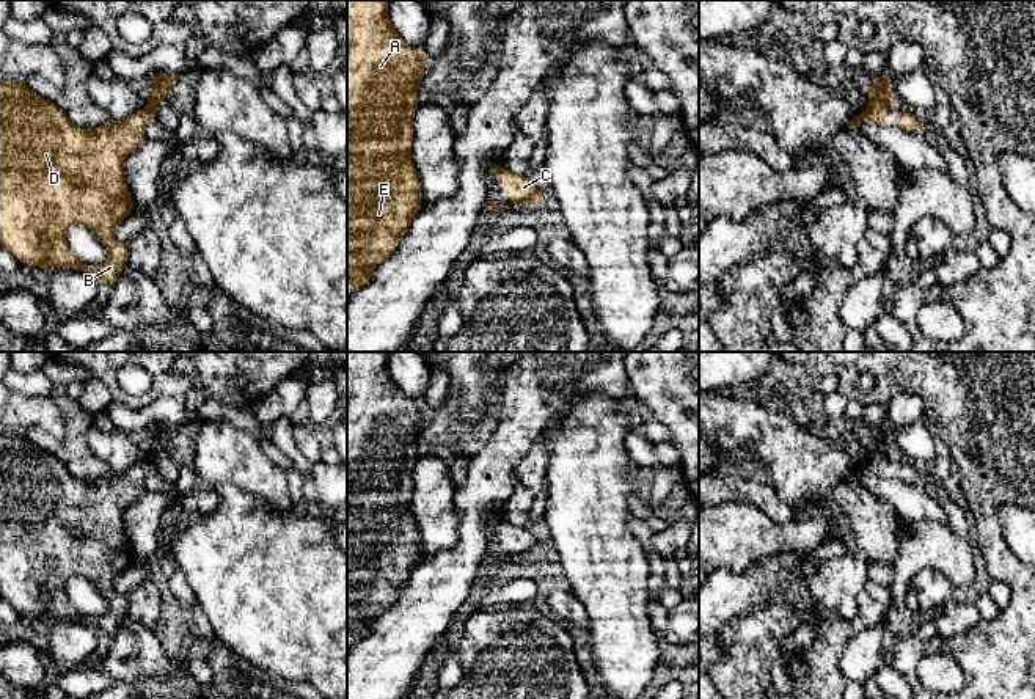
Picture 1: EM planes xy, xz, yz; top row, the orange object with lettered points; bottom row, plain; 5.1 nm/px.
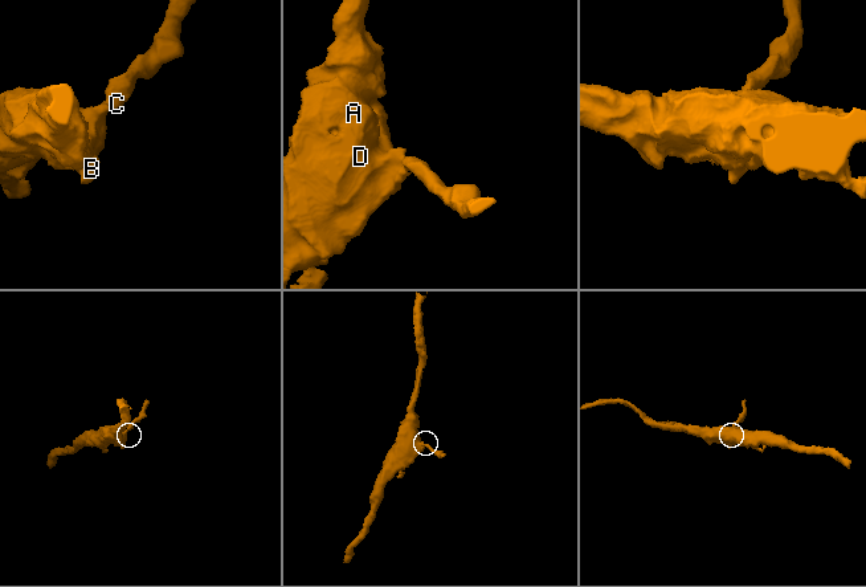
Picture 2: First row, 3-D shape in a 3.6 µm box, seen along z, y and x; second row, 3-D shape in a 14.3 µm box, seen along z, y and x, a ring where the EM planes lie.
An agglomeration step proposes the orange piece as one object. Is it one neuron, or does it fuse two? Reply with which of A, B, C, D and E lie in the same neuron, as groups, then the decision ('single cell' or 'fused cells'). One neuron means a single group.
groups A B C D E; single cell

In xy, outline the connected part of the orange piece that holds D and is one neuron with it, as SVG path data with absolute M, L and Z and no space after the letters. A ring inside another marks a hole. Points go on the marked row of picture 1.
M157 72L144 110L94 130L74 126L25 82L0 80L0 245L20 264L83 270L113 286L127 265L127 245L115 239L113 229L135 206L124 181L124 159L146 141L146 123L159 121L155 102L170 101L170 83L177 79ZM74 225L85 225L97 236L110 253L105 262L86 265L69 251L66 232Z

